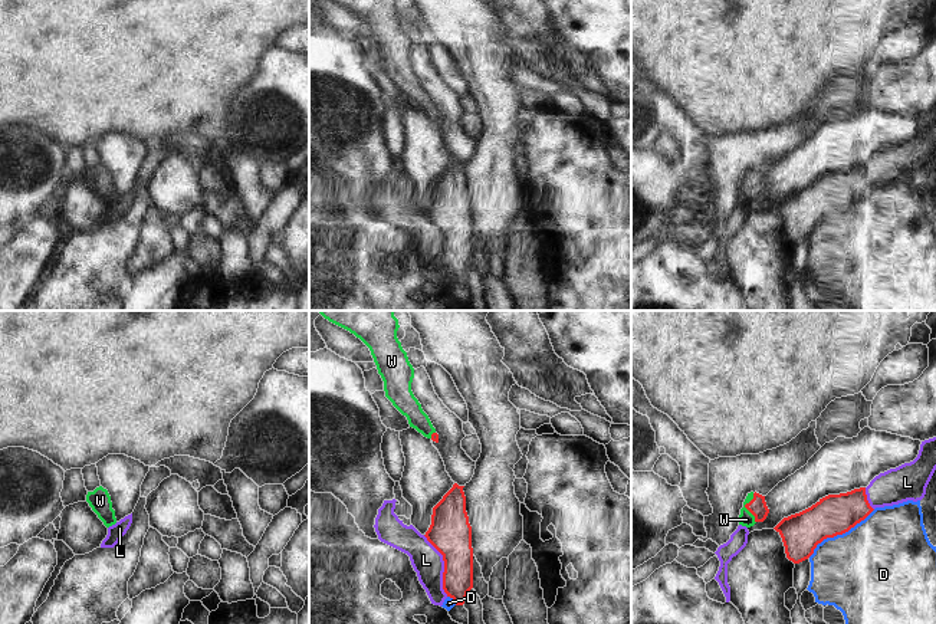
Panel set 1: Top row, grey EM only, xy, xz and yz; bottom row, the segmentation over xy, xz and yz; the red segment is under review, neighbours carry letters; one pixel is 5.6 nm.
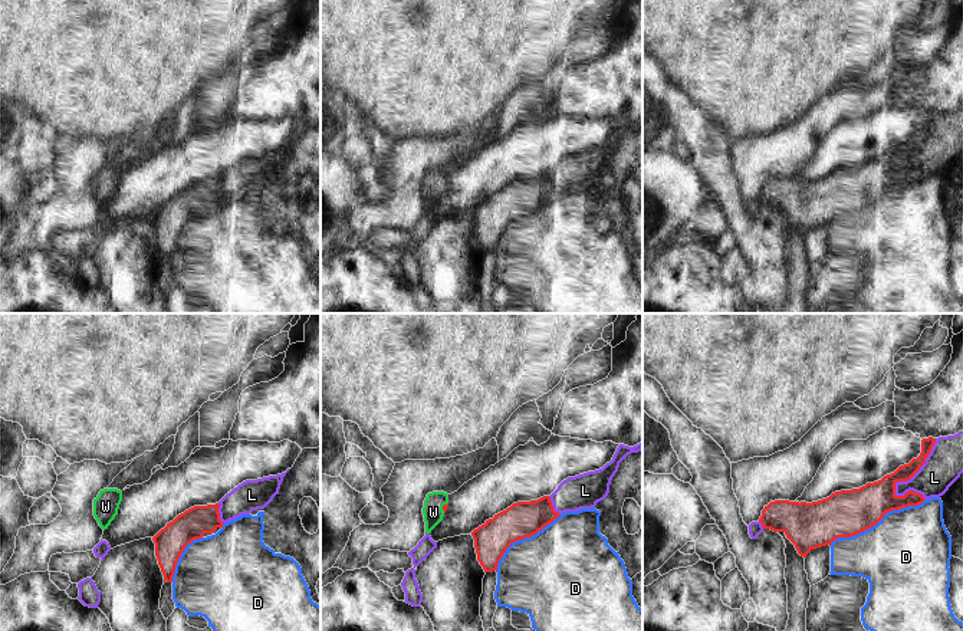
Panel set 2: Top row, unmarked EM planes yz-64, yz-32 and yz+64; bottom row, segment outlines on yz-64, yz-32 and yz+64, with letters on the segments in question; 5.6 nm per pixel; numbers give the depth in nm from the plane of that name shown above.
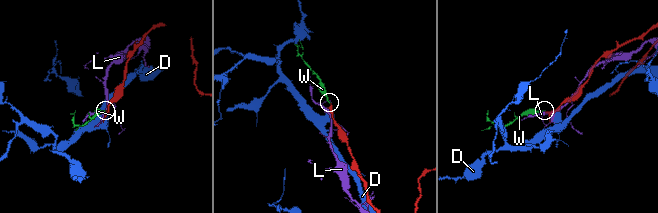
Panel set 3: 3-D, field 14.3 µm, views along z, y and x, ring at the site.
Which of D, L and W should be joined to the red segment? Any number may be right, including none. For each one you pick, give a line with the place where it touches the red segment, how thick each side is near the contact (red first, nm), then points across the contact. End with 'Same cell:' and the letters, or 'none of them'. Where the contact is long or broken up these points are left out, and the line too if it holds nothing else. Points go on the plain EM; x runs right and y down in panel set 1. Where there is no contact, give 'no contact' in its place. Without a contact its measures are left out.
W: yz (745, 184) | 100/80 nm | across yz (756, 184), (745, 184), (746, 197)
Same cell: W

